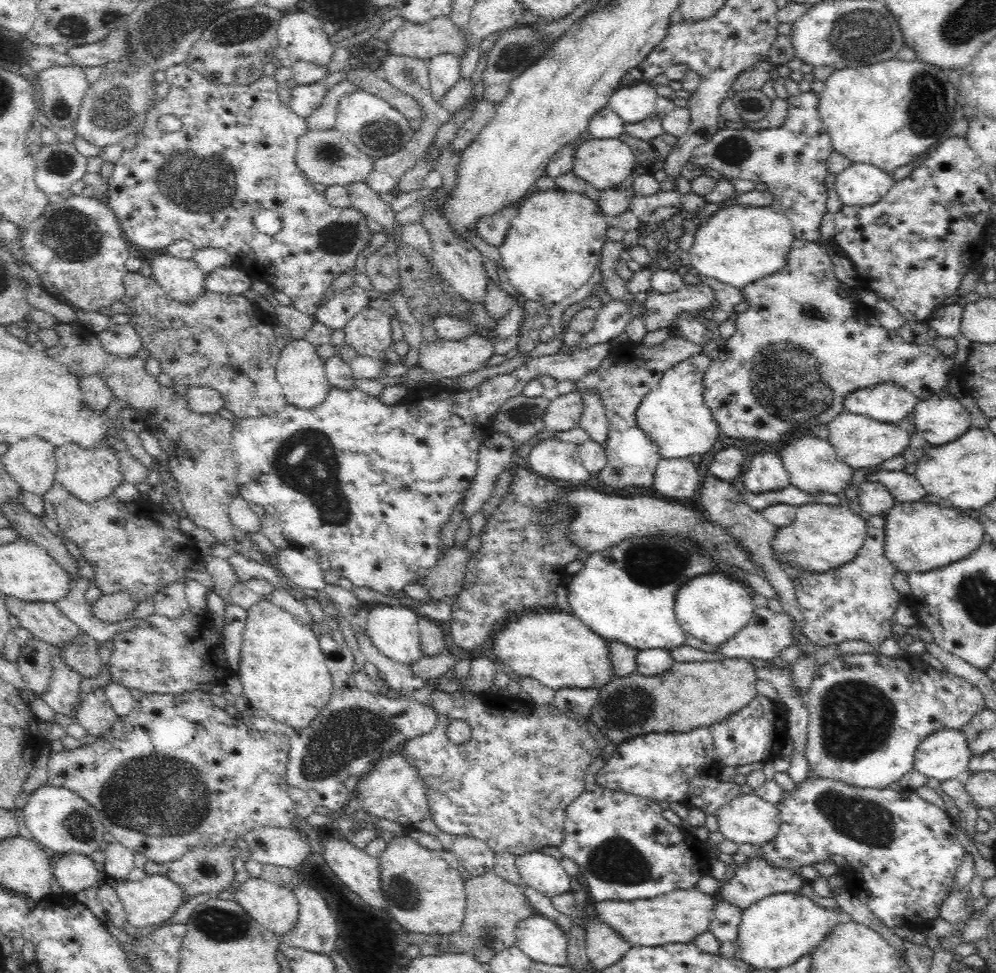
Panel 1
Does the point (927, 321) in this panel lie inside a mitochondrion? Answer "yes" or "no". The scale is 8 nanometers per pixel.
no

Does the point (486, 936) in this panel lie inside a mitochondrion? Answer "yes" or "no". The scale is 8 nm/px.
yes

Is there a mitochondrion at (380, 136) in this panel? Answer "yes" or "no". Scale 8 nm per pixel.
yes

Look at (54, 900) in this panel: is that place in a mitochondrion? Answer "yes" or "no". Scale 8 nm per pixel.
no

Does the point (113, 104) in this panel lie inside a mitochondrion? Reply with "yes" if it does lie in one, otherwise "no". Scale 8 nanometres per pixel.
yes

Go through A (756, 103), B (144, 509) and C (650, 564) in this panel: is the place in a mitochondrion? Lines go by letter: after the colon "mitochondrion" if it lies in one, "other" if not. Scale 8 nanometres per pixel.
A: mitochondrion
B: other
C: mitochondrion

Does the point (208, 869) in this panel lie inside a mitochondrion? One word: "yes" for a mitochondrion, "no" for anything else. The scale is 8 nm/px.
yes

